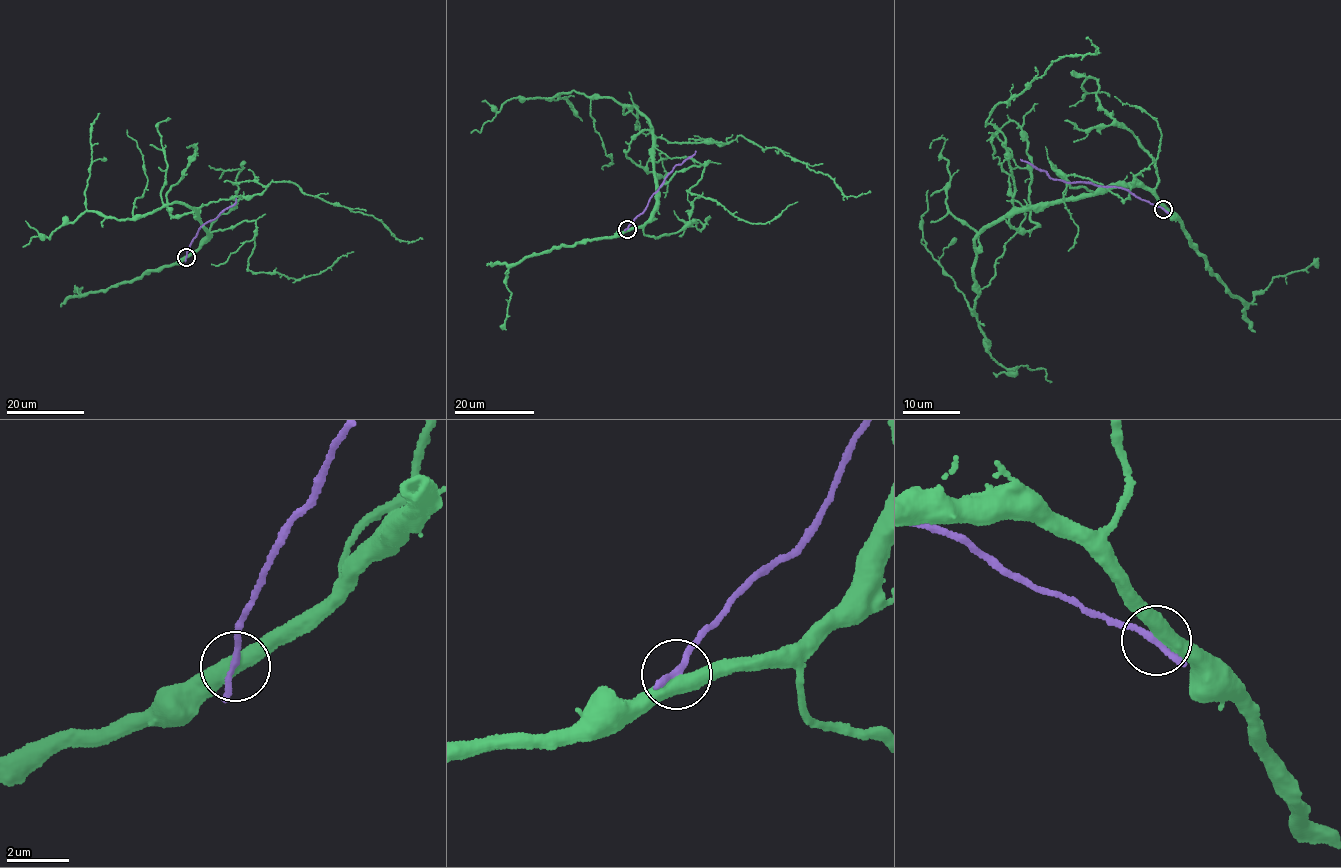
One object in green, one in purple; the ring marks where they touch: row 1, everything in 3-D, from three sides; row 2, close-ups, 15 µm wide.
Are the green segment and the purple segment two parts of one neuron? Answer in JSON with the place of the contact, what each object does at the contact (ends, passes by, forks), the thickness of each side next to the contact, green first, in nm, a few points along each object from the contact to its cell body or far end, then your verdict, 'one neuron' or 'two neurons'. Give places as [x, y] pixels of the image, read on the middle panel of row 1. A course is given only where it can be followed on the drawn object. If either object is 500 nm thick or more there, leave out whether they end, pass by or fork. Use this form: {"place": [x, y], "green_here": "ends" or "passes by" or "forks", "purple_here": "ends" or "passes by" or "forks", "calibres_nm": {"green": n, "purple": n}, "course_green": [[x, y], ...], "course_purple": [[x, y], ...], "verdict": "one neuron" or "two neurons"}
{"place": [627, 229], "green_here": "passes by", "purple_here": "ends", "calibres_nm": {"green": 480, "purple": 240}, "course_green": [[627, 229], [655, 205], [661, 137], [723, 143], [742, 135], [826, 174], [843, 195], [870, 190]], "course_purple": [[627, 229], [672, 168], [696, 151]], "verdict": "two neurons"}

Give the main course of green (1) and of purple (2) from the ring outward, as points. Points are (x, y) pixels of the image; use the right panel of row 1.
1: (1164, 208), (1127, 185), (1012, 202), (1005, 141), (985, 121), (1051, 61), (1095, 53), (1086, 38)
2: (1164, 208), (1123, 188), (1056, 180), (1021, 158)

